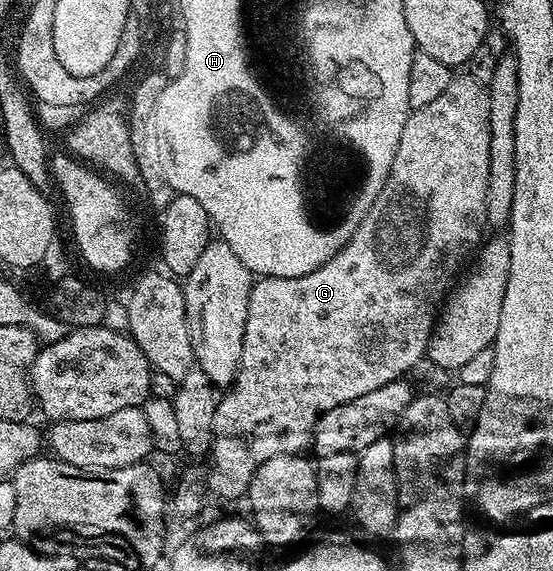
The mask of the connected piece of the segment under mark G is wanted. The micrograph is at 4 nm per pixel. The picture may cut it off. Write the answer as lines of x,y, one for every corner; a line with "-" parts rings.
466,75
452,76
449,87
433,103
420,109
412,109
407,117
405,127
401,131
401,143
397,143
397,155
393,155
393,167
389,171
387,181
381,187
377,199
371,209
361,219
355,232
339,250
330,257
317,271
309,271
309,275
300,277
259,277
252,284
249,295
249,315
245,319
245,335
241,347
241,363
235,376
235,382
226,390
227,393
218,398
216,419
214,419
214,437
211,441
209,460
215,470
207,477
207,485
219,497
240,497
246,494
251,476
265,463
265,459
273,459
277,455
290,453
302,454
303,448
313,441
315,424
323,414
333,411
333,407
341,407
353,399
361,399
361,395
369,395
369,391
377,391
377,387
385,387
385,383
406,378
407,372
420,360
427,356
427,344
431,332
435,329
436,316
456,280
455,272
463,265
467,256
474,254
484,240
483,228
488,228
486,217
486,191
489,188
489,99
487,89
477,79

